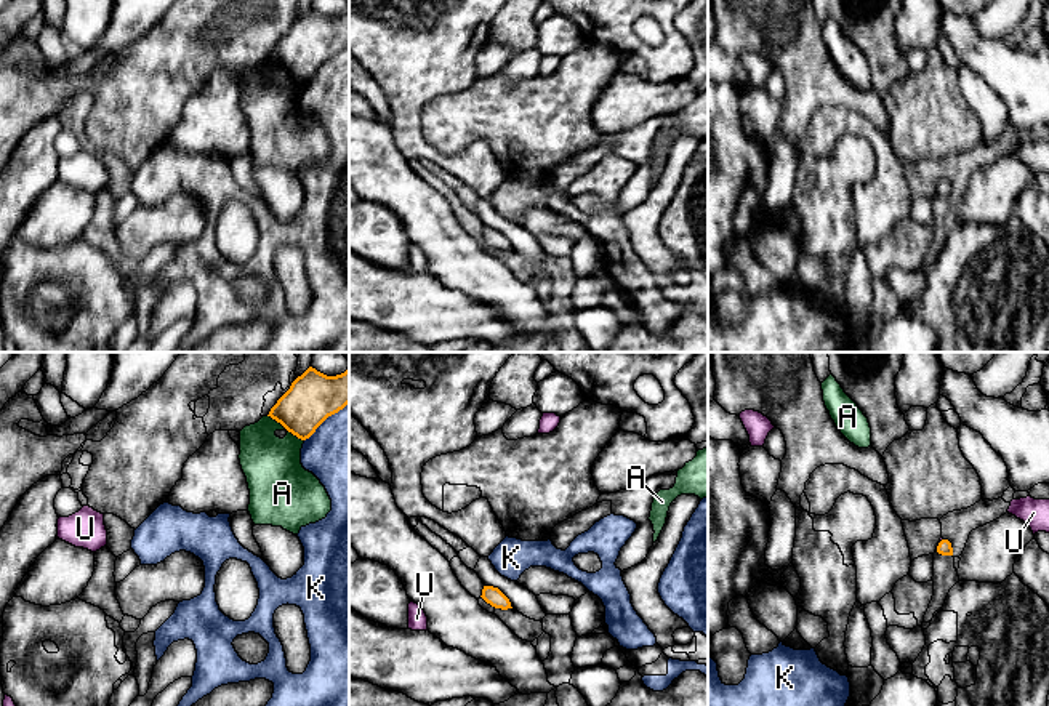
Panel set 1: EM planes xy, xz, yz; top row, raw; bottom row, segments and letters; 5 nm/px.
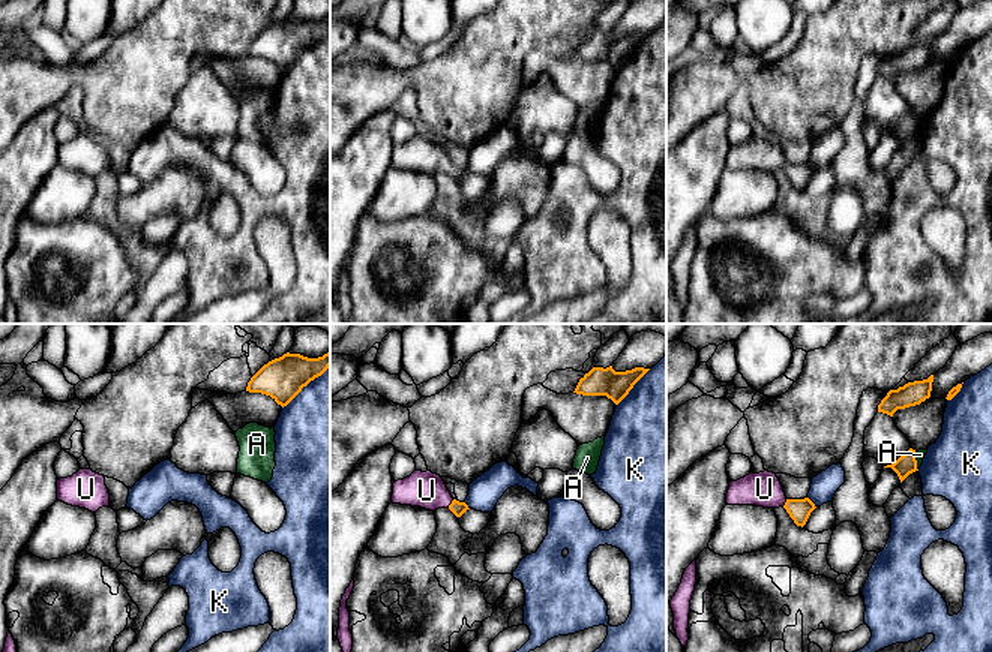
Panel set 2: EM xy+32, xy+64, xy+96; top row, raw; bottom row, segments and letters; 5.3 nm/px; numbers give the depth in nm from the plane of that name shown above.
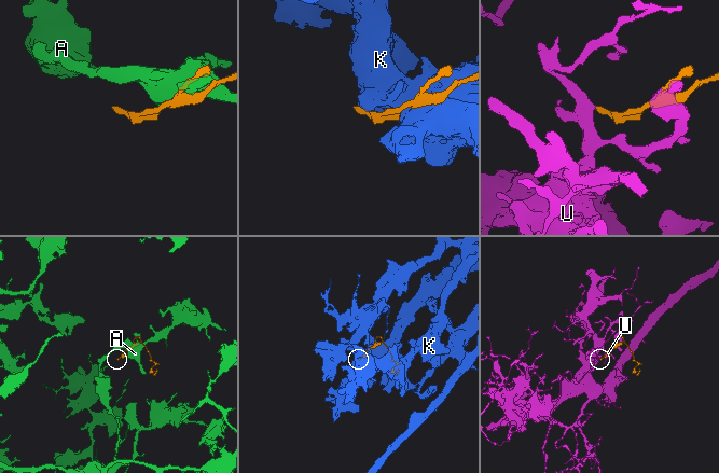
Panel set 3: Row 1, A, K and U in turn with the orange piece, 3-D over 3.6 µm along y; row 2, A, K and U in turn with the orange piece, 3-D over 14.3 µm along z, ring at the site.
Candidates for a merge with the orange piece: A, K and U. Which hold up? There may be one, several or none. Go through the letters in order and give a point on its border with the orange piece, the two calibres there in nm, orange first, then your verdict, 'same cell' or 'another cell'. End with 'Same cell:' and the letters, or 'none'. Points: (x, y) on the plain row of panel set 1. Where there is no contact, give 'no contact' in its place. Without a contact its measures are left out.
A: xy (285, 69) | 240/280 nm | another cell
K: xy (325, 60) | 240/400 nm | another cell
U: yz (940, 183) | 70/20 nm | same cell
Same cell: U

